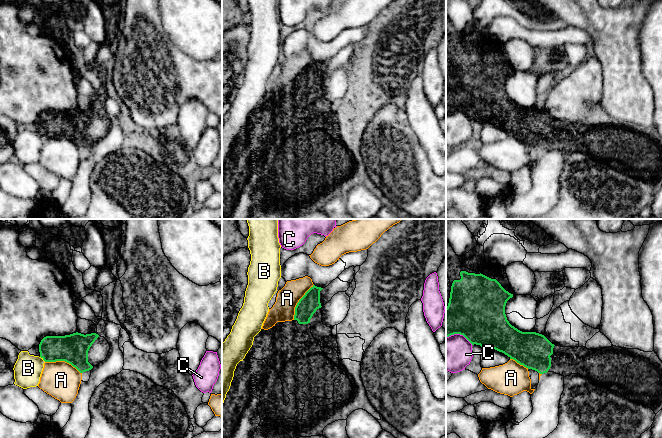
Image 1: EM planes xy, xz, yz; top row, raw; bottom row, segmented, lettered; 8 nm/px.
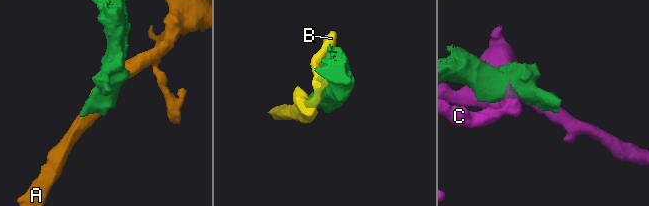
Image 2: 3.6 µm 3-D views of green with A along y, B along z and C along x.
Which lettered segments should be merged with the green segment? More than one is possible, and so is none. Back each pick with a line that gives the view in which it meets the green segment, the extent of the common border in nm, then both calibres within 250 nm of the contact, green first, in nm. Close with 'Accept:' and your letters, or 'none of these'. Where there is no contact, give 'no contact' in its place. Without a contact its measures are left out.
Accept: none of these

